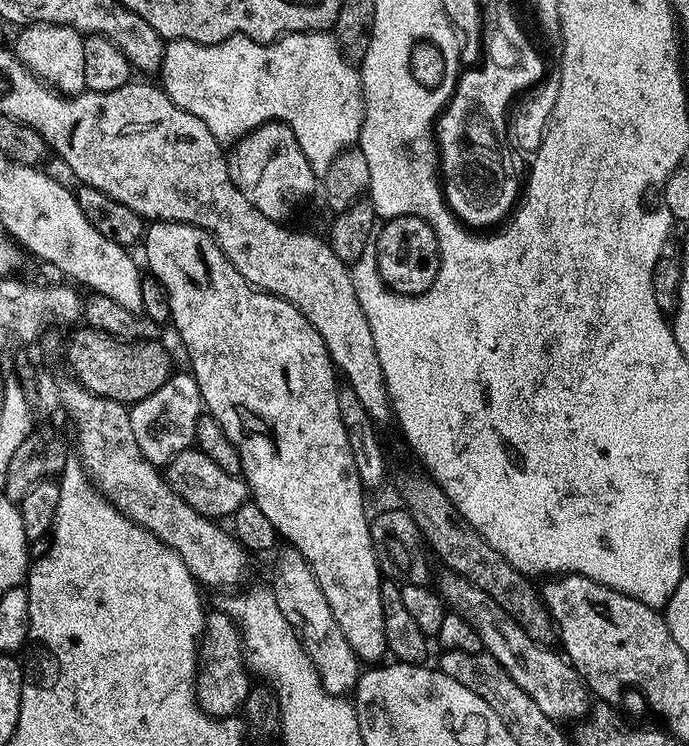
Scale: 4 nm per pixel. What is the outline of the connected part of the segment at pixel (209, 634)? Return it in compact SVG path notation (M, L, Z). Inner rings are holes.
M227 611L207 613L198 656L202 667L196 674L196 702L207 716L236 716L241 711L250 689L249 669L246 667L242 637Z

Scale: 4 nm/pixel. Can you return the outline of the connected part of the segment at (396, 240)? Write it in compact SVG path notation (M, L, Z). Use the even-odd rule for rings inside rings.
M394 216L383 221L374 240L377 244L379 279L385 288L403 297L420 296L438 274L440 247L434 230L423 216Z

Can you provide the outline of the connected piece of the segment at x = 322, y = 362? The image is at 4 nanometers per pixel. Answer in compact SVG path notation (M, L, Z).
M171 220L152 222L147 225L142 237L142 249L144 256L148 259L148 268L156 275L158 283L164 287L168 295L168 308L172 311L172 320L176 323L176 332L184 343L184 352L192 363L190 375L198 382L200 399L203 407L216 419L218 427L224 431L224 436L236 447L240 455L240 468L242 479L248 486L251 499L270 518L270 526L274 526L277 537L287 542L291 547L297 548L311 564L312 572L316 576L318 586L322 594L326 594L326 602L330 602L330 610L342 626L342 634L346 634L346 642L350 642L350 650L354 650L357 660L361 662L380 662L385 659L388 647L386 646L386 634L384 633L384 619L382 618L382 594L380 593L380 581L382 573L372 545L372 530L370 527L370 512L364 509L364 495L366 489L364 483L358 478L358 466L354 466L354 454L350 450L350 438L346 438L346 426L342 422L342 414L338 410L338 398L336 397L338 383L338 371L332 363L326 342L314 330L314 326L298 311L290 302L282 298L272 296L269 292L262 292L259 288L252 287L242 274L226 258L224 251L220 249L210 233L196 228L192 224L174 224Z

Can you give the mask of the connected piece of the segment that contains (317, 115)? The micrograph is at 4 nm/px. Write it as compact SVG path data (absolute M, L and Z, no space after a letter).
M327 31L294 32L281 35L271 42L252 40L249 36L241 36L239 34L226 38L217 44L199 44L193 40L169 40L164 50L163 76L162 87L164 93L179 108L194 114L194 118L201 120L206 126L206 130L210 130L210 134L214 134L214 138L221 146L235 145L237 141L243 139L253 129L268 121L280 121L288 124L293 130L294 138L297 139L302 154L309 160L310 166L316 172L317 177L320 178L324 177L330 162L334 162L334 158L338 158L338 154L342 149L355 145L359 141L360 128L364 125L364 90L360 83L359 71L349 61L345 60L344 56L340 53L340 46L336 43L335 35L329 34Z

